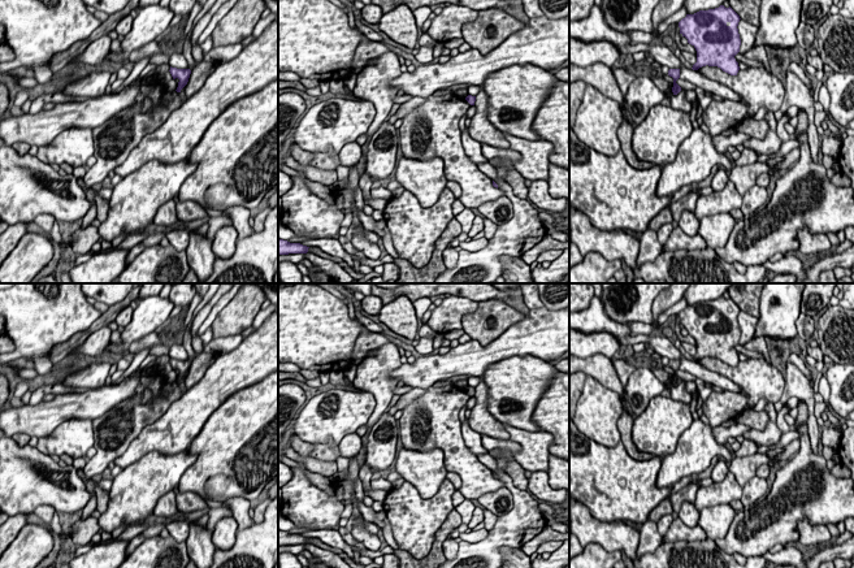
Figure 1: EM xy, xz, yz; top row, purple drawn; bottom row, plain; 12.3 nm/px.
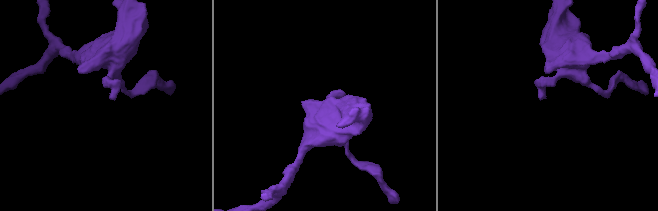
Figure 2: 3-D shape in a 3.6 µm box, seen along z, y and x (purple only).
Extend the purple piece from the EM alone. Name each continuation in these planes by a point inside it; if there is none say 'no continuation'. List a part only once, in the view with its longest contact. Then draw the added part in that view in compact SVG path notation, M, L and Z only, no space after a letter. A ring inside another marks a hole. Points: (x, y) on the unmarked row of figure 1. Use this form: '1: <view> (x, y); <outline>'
no continuation

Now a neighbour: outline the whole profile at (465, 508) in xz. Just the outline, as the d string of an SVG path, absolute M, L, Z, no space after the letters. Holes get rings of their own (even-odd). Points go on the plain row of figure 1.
M464 499L463 503L460 503L459 506L455 507L455 510L461 516L461 524L465 524L465 525L469 524L474 508L476 508L476 506L471 502L471 499Z

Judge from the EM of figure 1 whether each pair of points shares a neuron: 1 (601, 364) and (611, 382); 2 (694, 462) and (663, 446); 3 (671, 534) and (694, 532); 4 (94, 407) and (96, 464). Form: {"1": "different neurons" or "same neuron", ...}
{"1": "same neuron", "2": "different neurons", "3": "same neuron", "4": "different neurons"}

